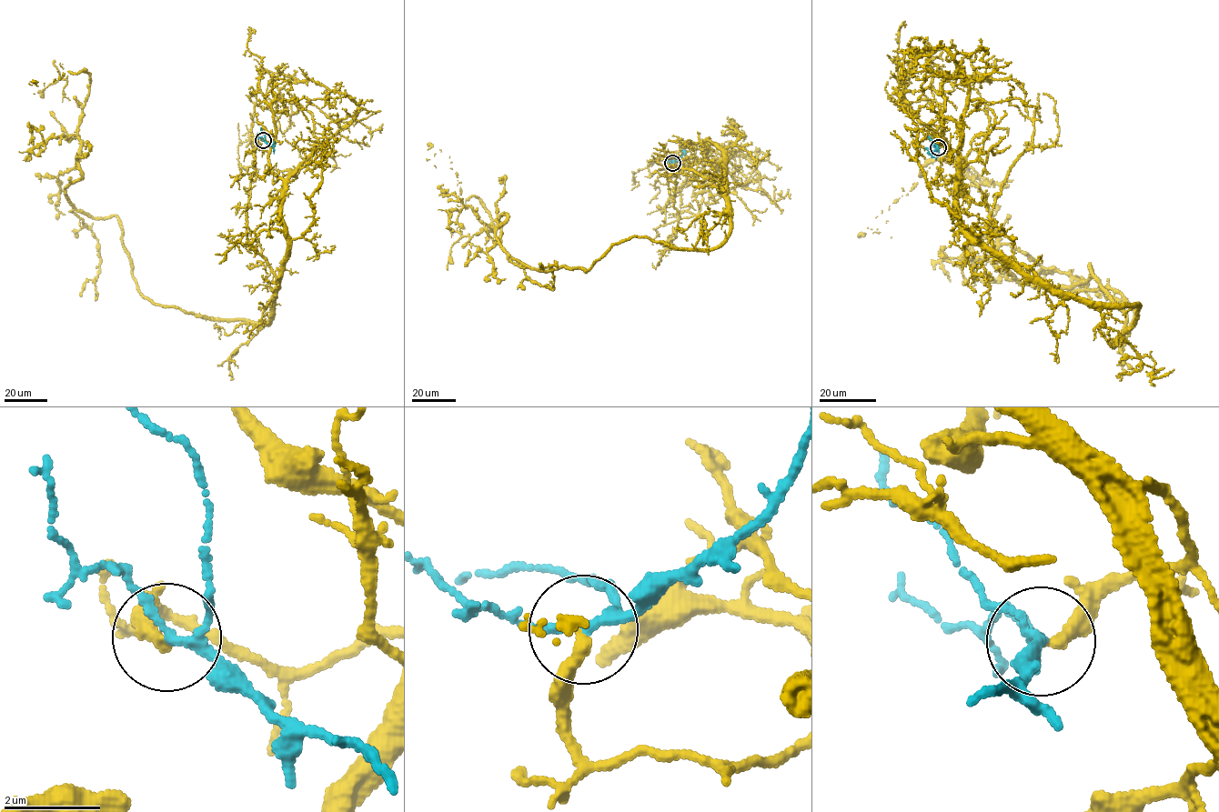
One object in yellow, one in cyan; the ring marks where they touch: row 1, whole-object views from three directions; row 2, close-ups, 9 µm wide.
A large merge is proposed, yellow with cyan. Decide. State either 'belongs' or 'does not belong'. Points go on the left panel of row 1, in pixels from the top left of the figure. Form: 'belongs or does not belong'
belongs

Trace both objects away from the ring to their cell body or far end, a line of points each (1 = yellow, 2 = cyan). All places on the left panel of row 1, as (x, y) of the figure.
1: (263, 140), (288, 236), (264, 325), (143, 296), (119, 221), (67, 195), (89, 74), (35, 94)
2: (263, 140), (272, 145), (274, 153)

